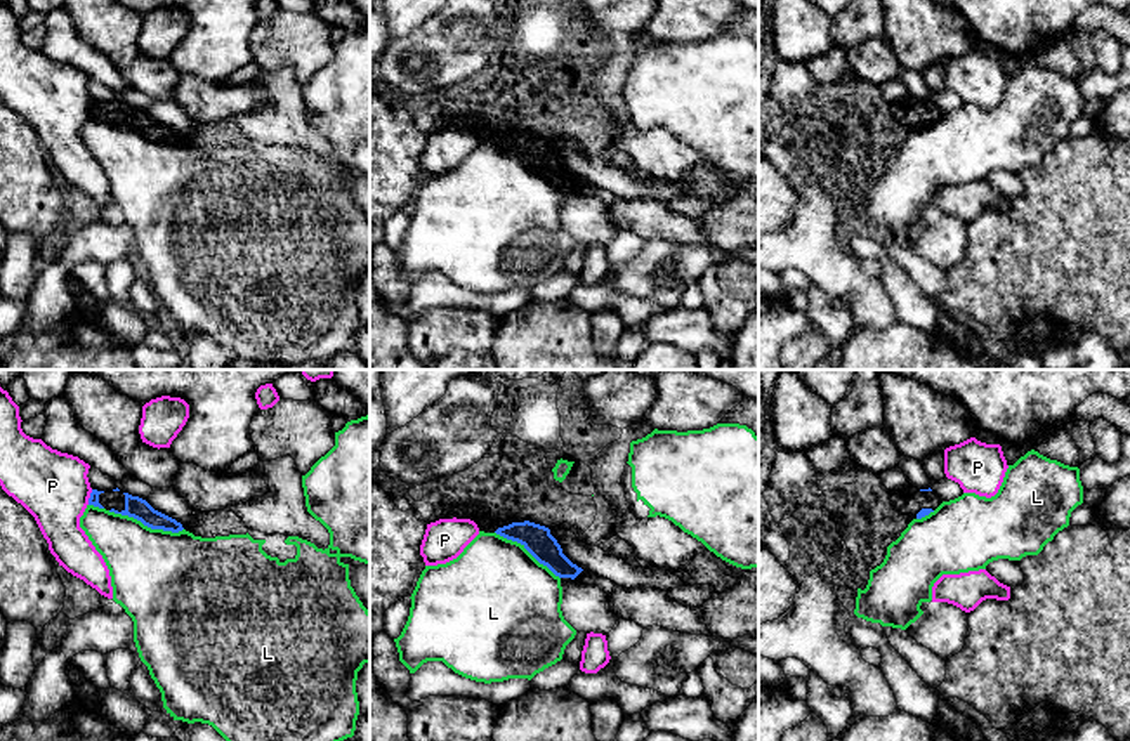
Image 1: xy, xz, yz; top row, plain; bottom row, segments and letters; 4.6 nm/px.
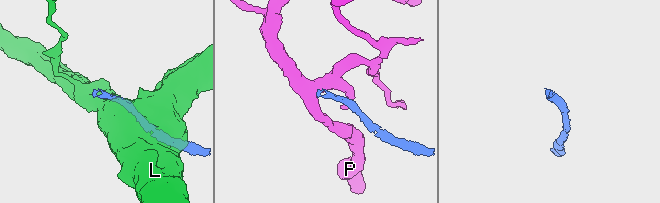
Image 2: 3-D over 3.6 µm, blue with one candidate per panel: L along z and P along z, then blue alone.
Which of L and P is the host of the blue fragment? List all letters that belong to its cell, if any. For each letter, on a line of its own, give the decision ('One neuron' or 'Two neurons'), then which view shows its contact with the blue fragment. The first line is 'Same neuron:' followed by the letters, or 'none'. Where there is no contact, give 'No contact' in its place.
Same neuron: none
L: Two neurons. Touches blue in xy
P: Two neurons. Touches blue in xy

